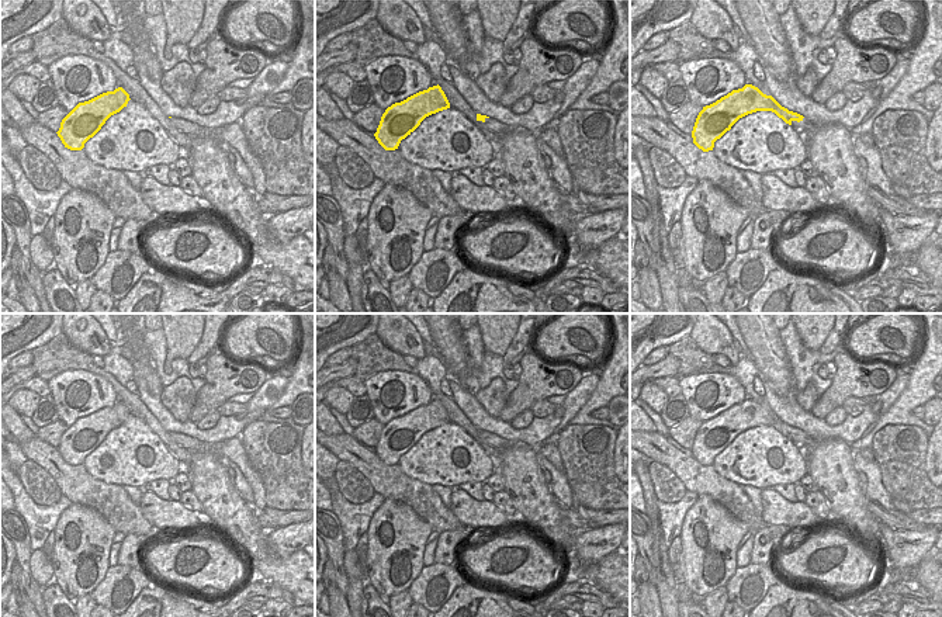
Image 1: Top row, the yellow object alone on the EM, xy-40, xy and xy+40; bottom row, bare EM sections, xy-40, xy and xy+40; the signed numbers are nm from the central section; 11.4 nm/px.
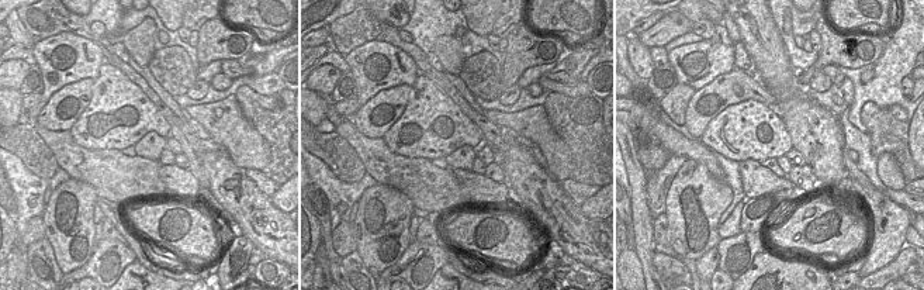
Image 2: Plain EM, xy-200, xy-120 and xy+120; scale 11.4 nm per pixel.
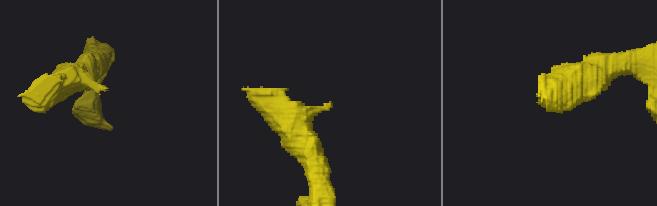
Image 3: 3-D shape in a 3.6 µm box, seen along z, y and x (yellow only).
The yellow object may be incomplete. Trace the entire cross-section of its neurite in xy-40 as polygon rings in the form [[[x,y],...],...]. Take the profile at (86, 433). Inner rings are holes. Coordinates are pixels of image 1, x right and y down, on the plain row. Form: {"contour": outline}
{"contour": [[[118,402],[114,406],[79,417],[62,434],[56,448],[65,462],[82,465],[84,458],[101,444],[105,436],[127,422],[129,415],[129,409],[122,402]]]}

